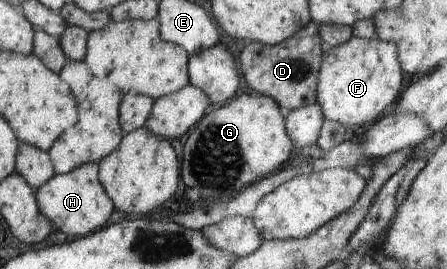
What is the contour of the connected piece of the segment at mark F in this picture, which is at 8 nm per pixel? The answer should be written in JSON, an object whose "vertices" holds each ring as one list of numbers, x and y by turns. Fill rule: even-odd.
{"vertices":[[354,36,339,47,326,47,318,83,318,105,325,119,337,121,353,132,358,132,359,130,353,130,353,125,373,124,381,113,391,113,403,95,403,69,401,61,397,59,397,47,397,44,386,40,361,39]]}

